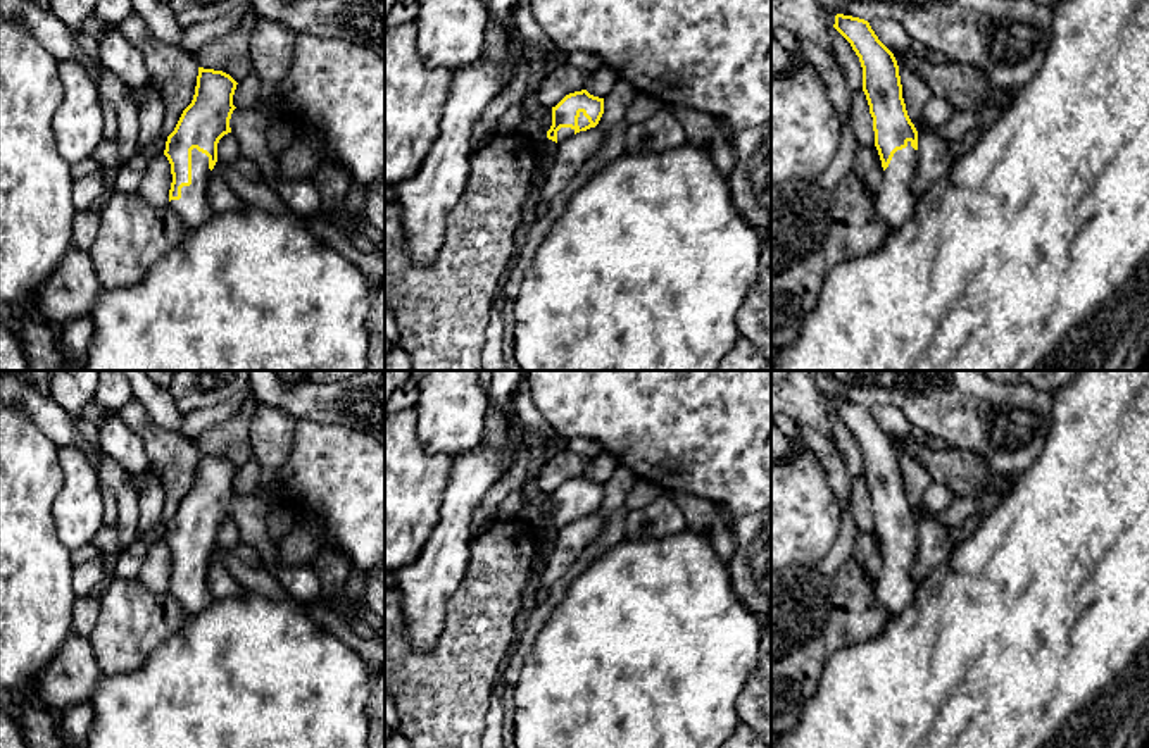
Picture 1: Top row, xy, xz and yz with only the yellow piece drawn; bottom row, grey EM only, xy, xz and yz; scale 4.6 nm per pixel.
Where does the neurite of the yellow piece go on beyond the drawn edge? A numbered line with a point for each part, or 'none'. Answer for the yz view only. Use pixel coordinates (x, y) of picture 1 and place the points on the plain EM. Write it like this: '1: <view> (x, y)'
1: yz (896, 588)

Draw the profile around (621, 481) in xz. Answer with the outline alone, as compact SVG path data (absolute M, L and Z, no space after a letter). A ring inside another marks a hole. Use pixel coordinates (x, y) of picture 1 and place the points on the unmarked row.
M619 464L611 479L604 484L604 500L597 510L604 527L611 515L625 507L625 500L637 483L638 476Z

